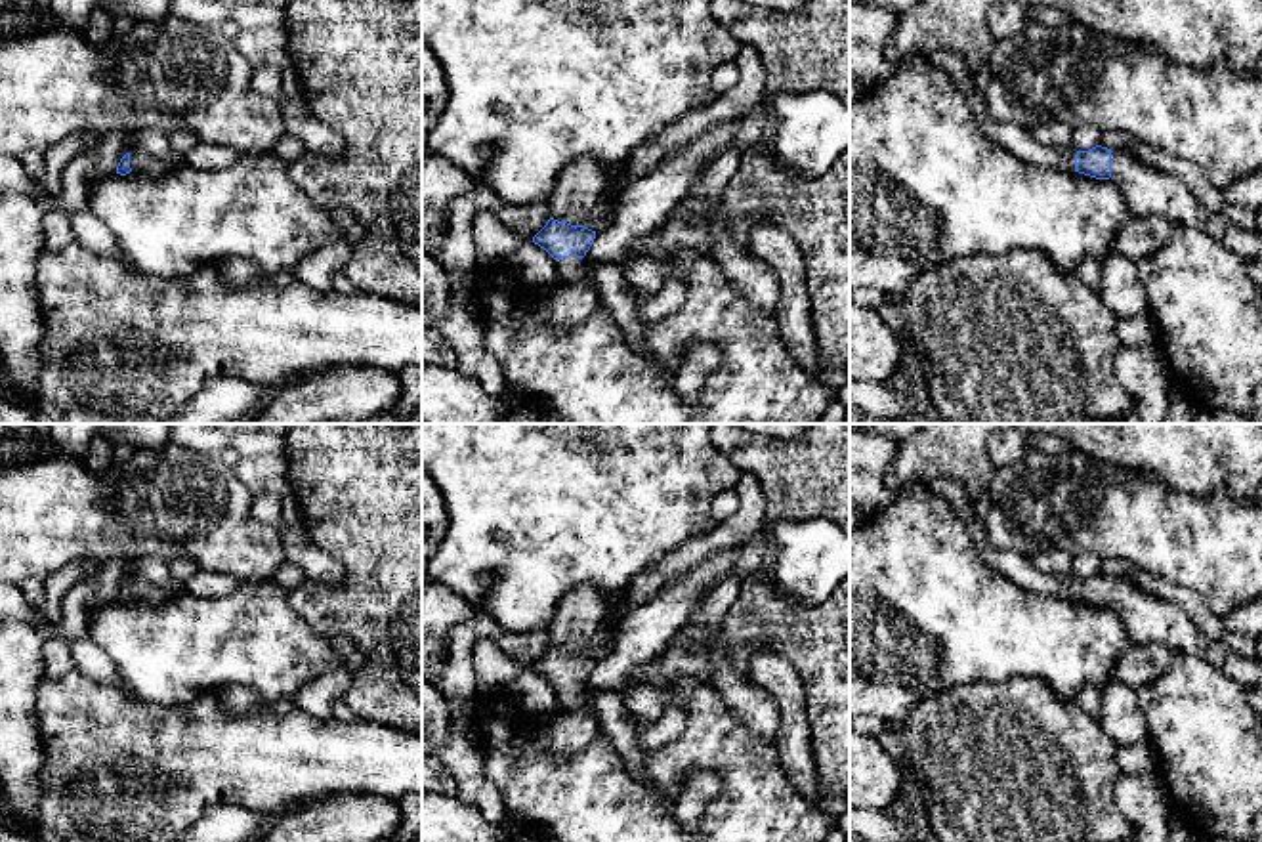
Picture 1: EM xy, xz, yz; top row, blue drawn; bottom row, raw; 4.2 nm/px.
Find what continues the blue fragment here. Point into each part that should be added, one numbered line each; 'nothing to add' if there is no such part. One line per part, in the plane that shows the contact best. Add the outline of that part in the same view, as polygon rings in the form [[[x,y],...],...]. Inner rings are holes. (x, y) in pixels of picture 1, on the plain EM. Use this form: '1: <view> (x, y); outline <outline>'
1: xz (581, 611); outline [[[594,584],[567,590],[548,626],[550,643],[557,649],[582,653],[590,638],[605,626],[607,603],[603,592]]]
2: yz (1148, 619); outline [[[1111,577],[1111,588],[1109,607],[1121,617],[1132,645],[1161,643],[1174,655],[1201,657],[1247,691],[1262,689],[1262,663],[1203,636],[1178,603],[1146,594],[1128,579]]]

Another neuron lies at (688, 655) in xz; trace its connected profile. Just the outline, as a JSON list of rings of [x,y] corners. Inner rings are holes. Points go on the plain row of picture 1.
[[[691,621],[674,634],[661,655],[640,664],[624,682],[649,682],[670,695],[668,684],[678,678],[691,678],[708,685],[712,678],[708,634]]]

